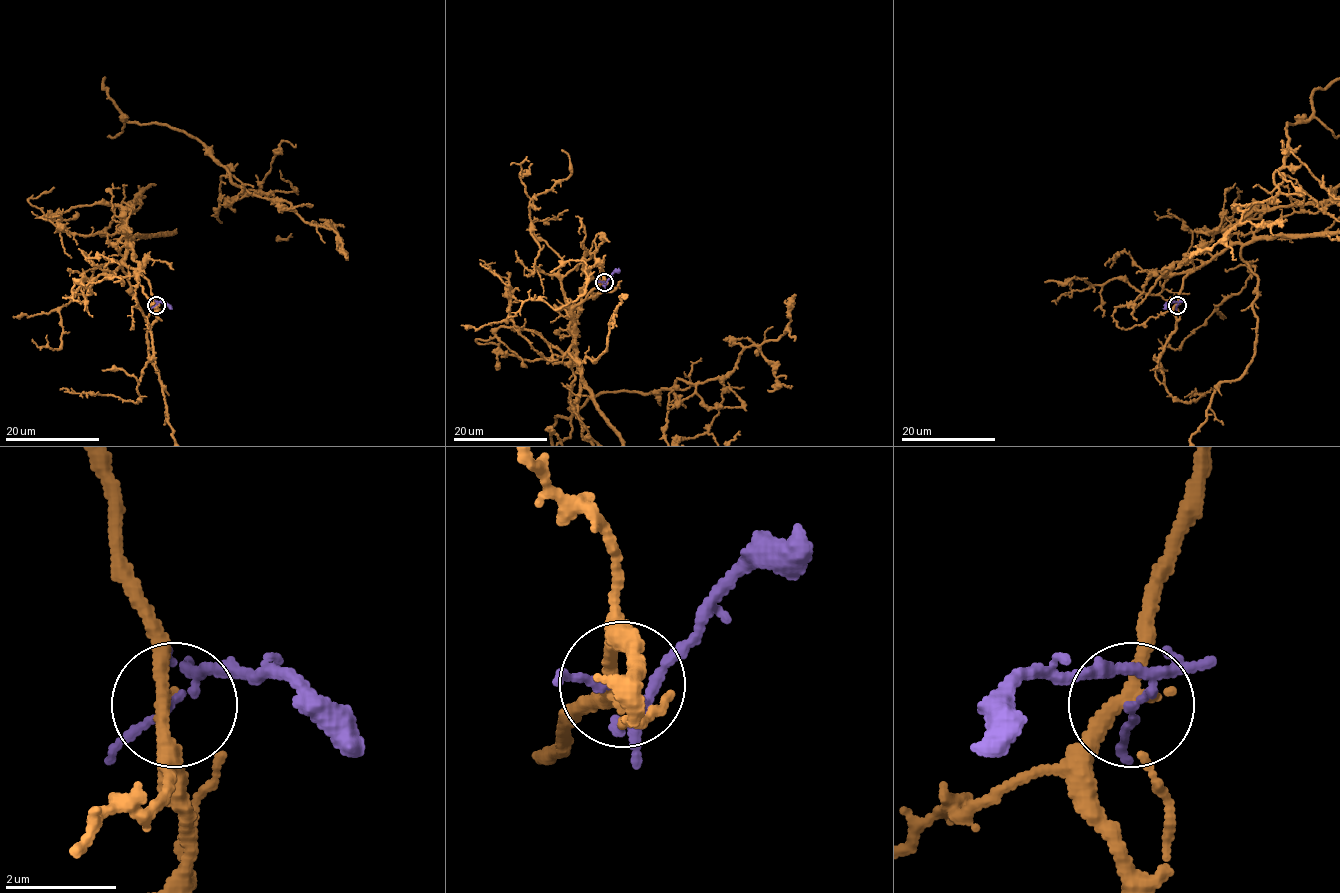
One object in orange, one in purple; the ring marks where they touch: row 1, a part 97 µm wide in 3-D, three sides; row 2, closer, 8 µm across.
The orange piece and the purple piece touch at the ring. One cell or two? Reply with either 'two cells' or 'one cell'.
two cells

